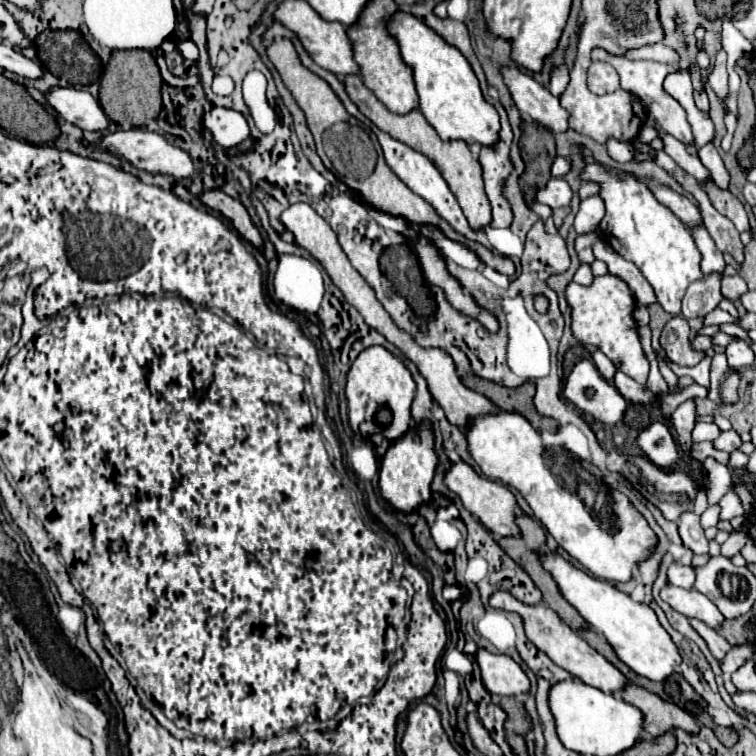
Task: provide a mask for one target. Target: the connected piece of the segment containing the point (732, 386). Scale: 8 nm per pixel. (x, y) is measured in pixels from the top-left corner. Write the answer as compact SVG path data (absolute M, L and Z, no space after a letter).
M732 373L732 375L722 383L722 395L720 395L720 397L722 397L726 403L734 403L734 401L738 399L736 387L738 387L738 373Z

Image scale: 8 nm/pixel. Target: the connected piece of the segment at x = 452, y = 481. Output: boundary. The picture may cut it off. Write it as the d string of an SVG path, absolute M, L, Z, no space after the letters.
M464 461L454 463L454 465L450 467L450 471L446 473L444 483L446 483L446 487L448 487L450 491L454 491L454 493L462 499L464 507L482 521L482 525L490 531L490 535L492 535L494 539L520 537L520 527L516 525L518 501L516 501L514 493L512 493L506 485L502 485L502 483L498 483L498 481L492 481L492 479L488 479L488 477L478 475L478 473L476 473L470 465L466 465Z

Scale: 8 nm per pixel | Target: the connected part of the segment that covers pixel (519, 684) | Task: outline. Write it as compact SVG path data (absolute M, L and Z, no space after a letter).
M478 649L476 661L486 689L494 695L524 695L530 691L530 679L522 667L508 655Z

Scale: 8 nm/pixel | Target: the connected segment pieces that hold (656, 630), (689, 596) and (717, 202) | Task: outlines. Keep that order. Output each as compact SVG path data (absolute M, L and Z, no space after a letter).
M546 551L542 555L544 569L554 577L558 583L562 595L568 603L572 603L580 615L596 629L596 633L604 635L608 643L614 647L616 655L638 675L648 677L652 681L664 681L668 679L678 665L682 663L682 655L668 635L668 631L660 625L656 613L646 603L632 601L630 595L616 589L612 583L596 579L580 569L576 569L572 563L568 563L564 557L554 555Z
M666 585L660 591L660 597L678 613L686 615L686 617L694 617L704 621L708 627L712 629L720 629L720 625L724 623L724 615L718 611L718 607L700 591L692 589L686 591L682 587L674 587L674 585Z
M704 183L704 189L706 189L706 193L710 195L712 205L714 205L722 215L726 215L726 217L736 225L736 229L738 229L740 233L744 233L744 231L750 229L750 225L748 225L748 215L746 215L746 211L744 211L742 203L740 203L730 191L718 189L714 183Z

